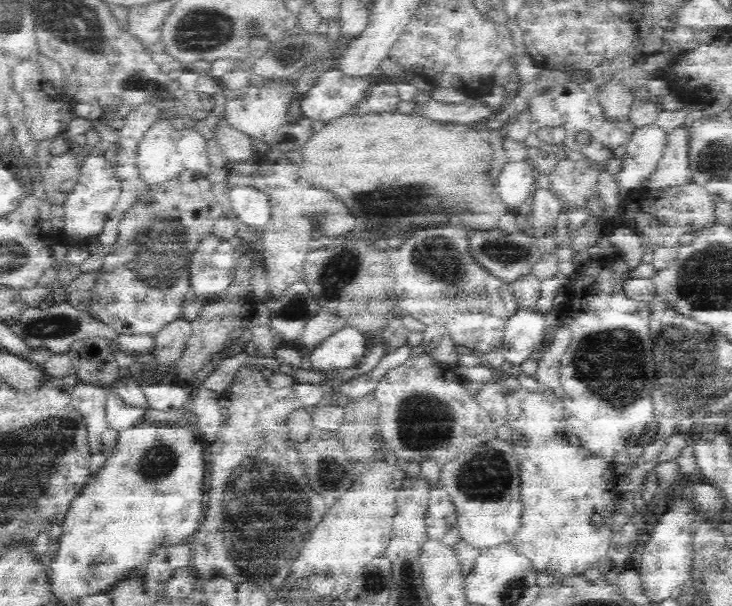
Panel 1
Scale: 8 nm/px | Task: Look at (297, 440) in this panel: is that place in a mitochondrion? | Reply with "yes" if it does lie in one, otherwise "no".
no

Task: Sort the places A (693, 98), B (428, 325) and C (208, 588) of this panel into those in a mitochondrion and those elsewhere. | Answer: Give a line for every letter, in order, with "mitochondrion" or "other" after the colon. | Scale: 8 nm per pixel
A: other
B: other
C: other

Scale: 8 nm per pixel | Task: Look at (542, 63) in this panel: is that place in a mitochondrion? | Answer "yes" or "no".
no

